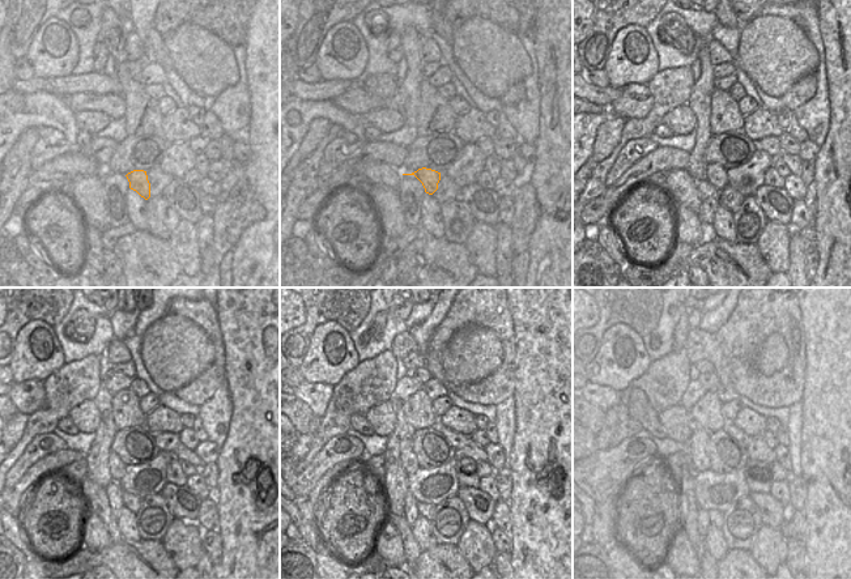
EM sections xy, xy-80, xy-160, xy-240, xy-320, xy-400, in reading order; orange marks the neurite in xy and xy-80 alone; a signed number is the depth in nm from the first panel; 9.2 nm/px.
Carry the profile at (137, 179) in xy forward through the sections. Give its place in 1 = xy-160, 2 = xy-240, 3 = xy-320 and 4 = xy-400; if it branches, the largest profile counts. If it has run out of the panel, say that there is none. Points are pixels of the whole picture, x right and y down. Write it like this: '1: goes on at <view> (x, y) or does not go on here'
1: goes on at xy-160 (717, 175)
2: goes on at xy-240 (116, 467)
3: goes on at xy-320 (409, 463)
4: goes on at xy-400 (697, 446)

